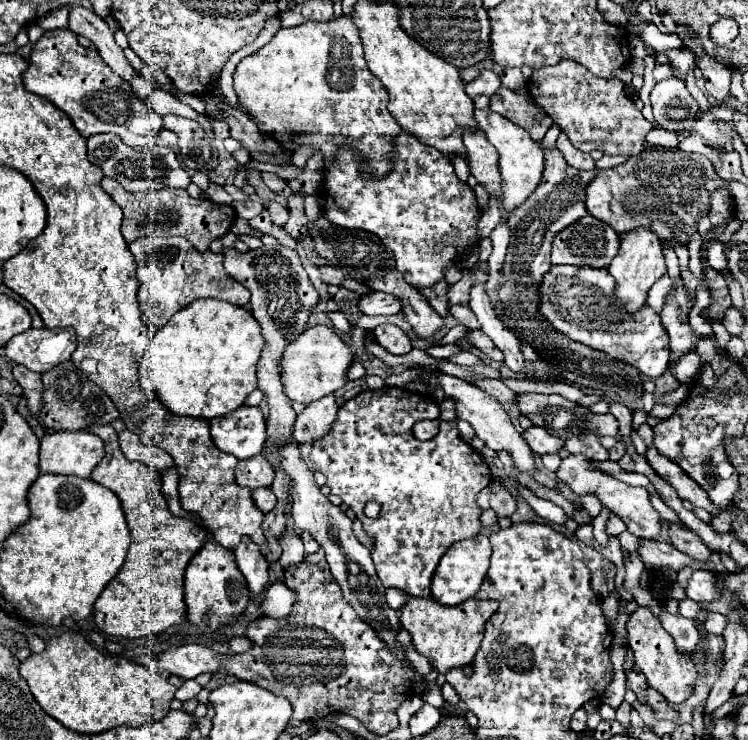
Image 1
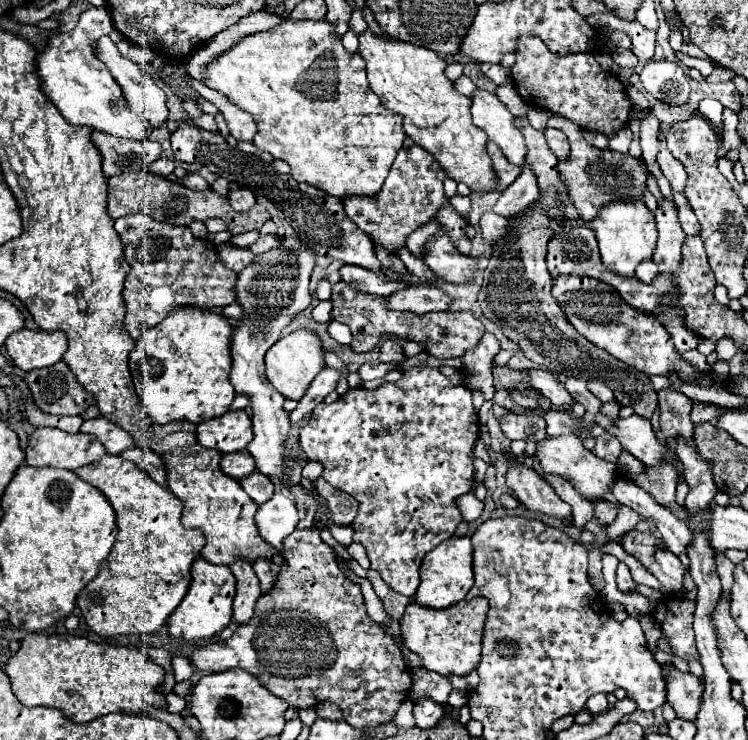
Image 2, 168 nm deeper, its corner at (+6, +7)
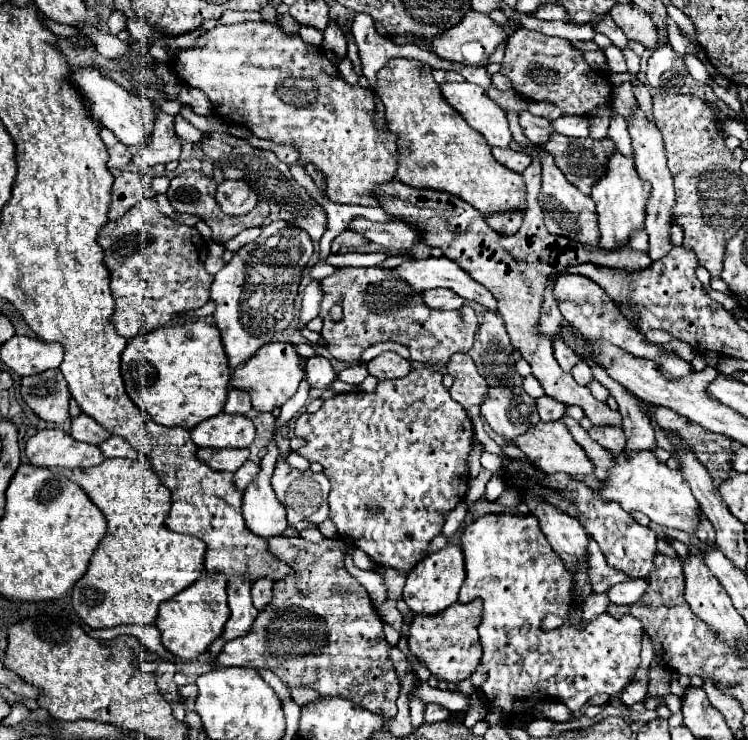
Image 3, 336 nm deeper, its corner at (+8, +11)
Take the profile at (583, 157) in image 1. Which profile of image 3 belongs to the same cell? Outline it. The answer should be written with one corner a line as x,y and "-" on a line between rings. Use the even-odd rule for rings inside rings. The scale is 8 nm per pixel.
521,111
521,113
519,113
519,125
521,125
525,137
527,137
531,143
535,143
535,145
539,145
539,141
545,141
545,139
549,137
549,133
553,131
547,119
535,117
535,115
531,115
529,111

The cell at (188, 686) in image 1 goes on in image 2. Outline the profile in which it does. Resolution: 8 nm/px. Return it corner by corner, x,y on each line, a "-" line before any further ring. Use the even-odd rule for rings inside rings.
171,691
169,695
166,695
167,701
167,709
172,713
181,713
183,709
185,709
185,697
181,697
181,695
177,695
175,691

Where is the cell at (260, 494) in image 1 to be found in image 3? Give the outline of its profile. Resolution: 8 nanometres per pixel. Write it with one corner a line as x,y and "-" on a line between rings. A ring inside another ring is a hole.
251,461
243,463
235,473
233,473
233,483
237,485
237,489
241,491
245,485
249,485
255,479
255,473
259,473
259,467

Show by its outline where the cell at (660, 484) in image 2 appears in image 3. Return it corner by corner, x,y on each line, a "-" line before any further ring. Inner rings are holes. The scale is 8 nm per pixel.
593,369
593,377
609,389
609,393
619,403
619,413
623,417
623,429
627,433
627,447
625,449
655,449
655,431
651,427
651,421
647,421
647,413
639,409
641,401
635,401
627,389
621,389
621,385
615,385
611,377
605,377
603,369

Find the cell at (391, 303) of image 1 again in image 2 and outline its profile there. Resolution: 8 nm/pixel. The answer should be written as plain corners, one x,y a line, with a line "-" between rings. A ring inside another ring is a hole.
415,285
407,289
399,289
385,297
389,309
411,311
411,313
429,313
429,311
445,311
451,303
451,297
437,287

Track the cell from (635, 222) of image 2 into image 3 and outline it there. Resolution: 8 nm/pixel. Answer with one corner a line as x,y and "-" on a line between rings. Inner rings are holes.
619,151
611,153
607,159
607,171
601,175
599,181
593,183
591,199
595,201
597,207
597,217
599,217
599,231
601,231
601,247
603,249
615,249
623,241
629,239
629,233
635,229
641,229
645,223
645,205
649,197
649,185
643,181
635,167
633,161

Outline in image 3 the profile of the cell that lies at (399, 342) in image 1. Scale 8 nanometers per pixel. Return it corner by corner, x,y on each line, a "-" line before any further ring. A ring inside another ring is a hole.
381,353
373,361
367,363
367,371
377,377
379,381
383,379
401,379
407,377
411,371
411,363
397,353

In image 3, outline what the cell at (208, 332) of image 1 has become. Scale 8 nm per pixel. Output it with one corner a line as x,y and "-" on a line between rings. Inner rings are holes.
197,321
191,325
169,325
155,331
143,333
131,339
121,355
121,377
129,399
141,407
155,423
165,427
183,427
193,429
201,421
223,411
229,393
229,361
221,343
221,333
215,325

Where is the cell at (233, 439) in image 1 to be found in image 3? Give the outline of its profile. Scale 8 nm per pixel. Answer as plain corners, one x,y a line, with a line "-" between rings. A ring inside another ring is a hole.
223,411
207,421
201,421
191,431
191,439
197,447
243,449
255,439
255,425
245,415
229,415

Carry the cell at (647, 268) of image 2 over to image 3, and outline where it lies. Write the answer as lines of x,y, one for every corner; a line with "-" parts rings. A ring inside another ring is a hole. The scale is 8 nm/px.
639,229
639,231
635,231
635,233
629,235
629,247
631,247
631,249
641,249
641,251
645,251
645,249
647,249
647,241
649,241
649,237
647,237
645,229

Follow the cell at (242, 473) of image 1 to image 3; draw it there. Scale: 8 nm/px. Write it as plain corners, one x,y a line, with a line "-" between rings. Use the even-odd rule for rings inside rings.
199,449
199,461
213,471
237,471
249,457
249,449

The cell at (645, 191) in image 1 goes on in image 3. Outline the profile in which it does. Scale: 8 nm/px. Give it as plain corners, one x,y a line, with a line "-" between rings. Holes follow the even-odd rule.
551,133
541,149
555,157
555,165
563,171
571,185
589,195
591,185
603,175
605,159
611,155
611,151
615,151
615,145
611,139
595,141
589,137
577,139

